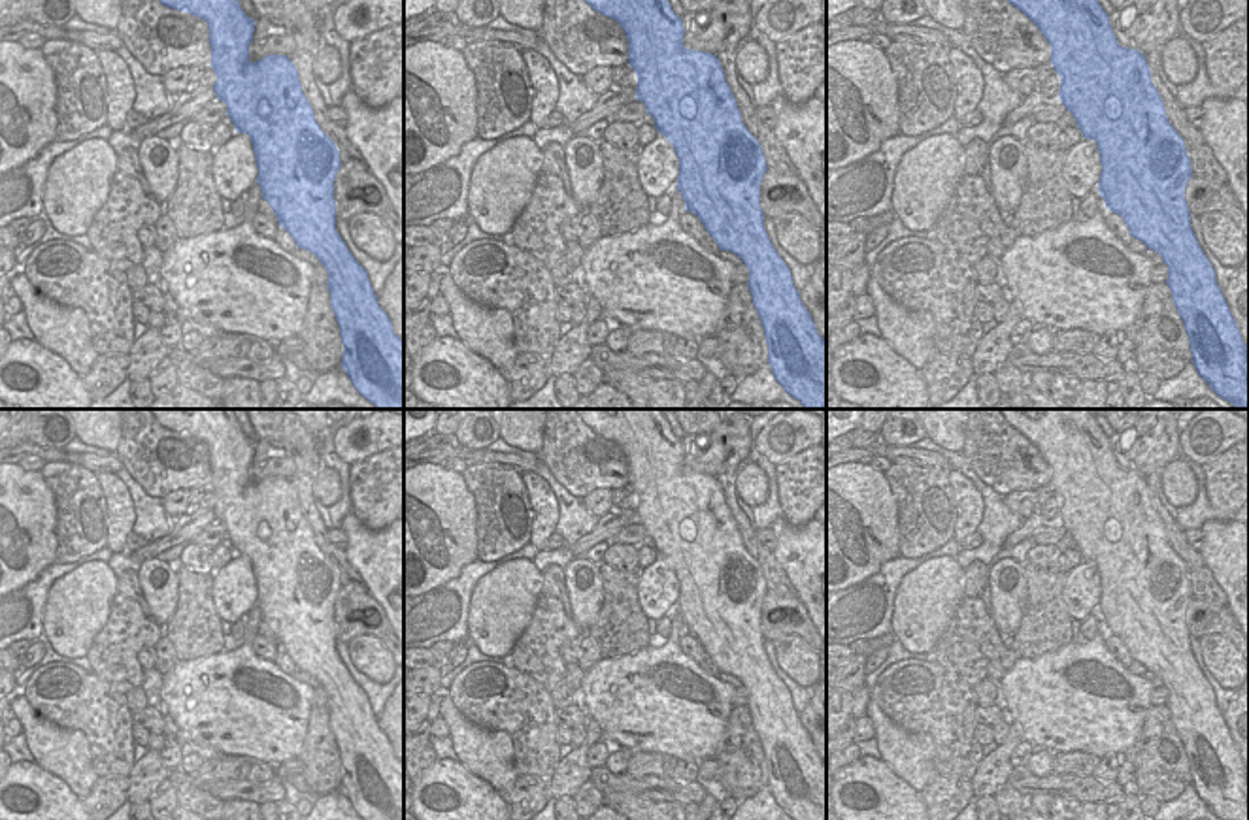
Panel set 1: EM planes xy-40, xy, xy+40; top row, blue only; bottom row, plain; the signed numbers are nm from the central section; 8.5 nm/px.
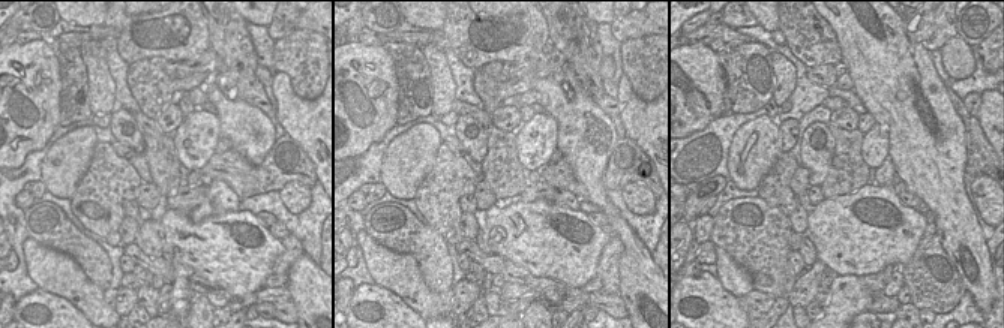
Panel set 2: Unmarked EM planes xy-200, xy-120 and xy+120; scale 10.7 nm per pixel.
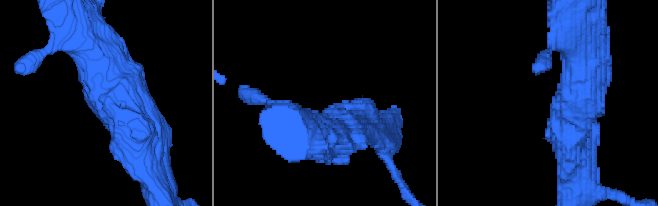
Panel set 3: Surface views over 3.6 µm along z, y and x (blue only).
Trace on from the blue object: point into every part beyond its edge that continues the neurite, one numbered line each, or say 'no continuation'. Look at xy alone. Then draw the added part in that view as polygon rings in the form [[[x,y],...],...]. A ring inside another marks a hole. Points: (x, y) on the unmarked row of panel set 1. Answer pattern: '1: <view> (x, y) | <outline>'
no continuation

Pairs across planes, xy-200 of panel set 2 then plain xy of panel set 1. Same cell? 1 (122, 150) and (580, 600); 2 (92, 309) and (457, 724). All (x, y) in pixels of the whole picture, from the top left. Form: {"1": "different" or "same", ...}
{"1": "different", "2": "same"}

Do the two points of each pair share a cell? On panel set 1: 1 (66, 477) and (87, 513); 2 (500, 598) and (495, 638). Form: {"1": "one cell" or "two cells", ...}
{"1": "one cell", "2": "one cell"}

